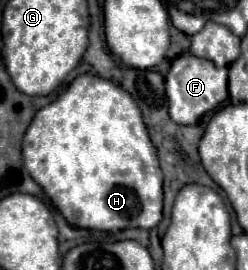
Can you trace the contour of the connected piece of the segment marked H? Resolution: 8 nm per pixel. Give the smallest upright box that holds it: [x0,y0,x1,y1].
[22,75,162,231]

